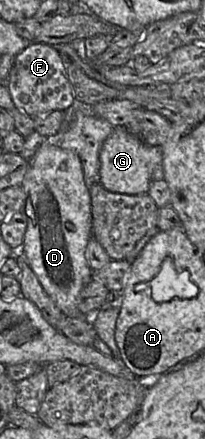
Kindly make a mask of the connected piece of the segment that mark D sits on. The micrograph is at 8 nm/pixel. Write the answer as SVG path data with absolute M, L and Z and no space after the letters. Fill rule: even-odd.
M46 139L29 161L21 188L24 191L22 212L27 216L27 228L22 250L44 291L55 302L63 315L86 318L79 310L80 294L93 279L93 271L86 259L86 248L92 237L92 213L89 186L84 179L82 162L74 152L60 148L53 140Z

